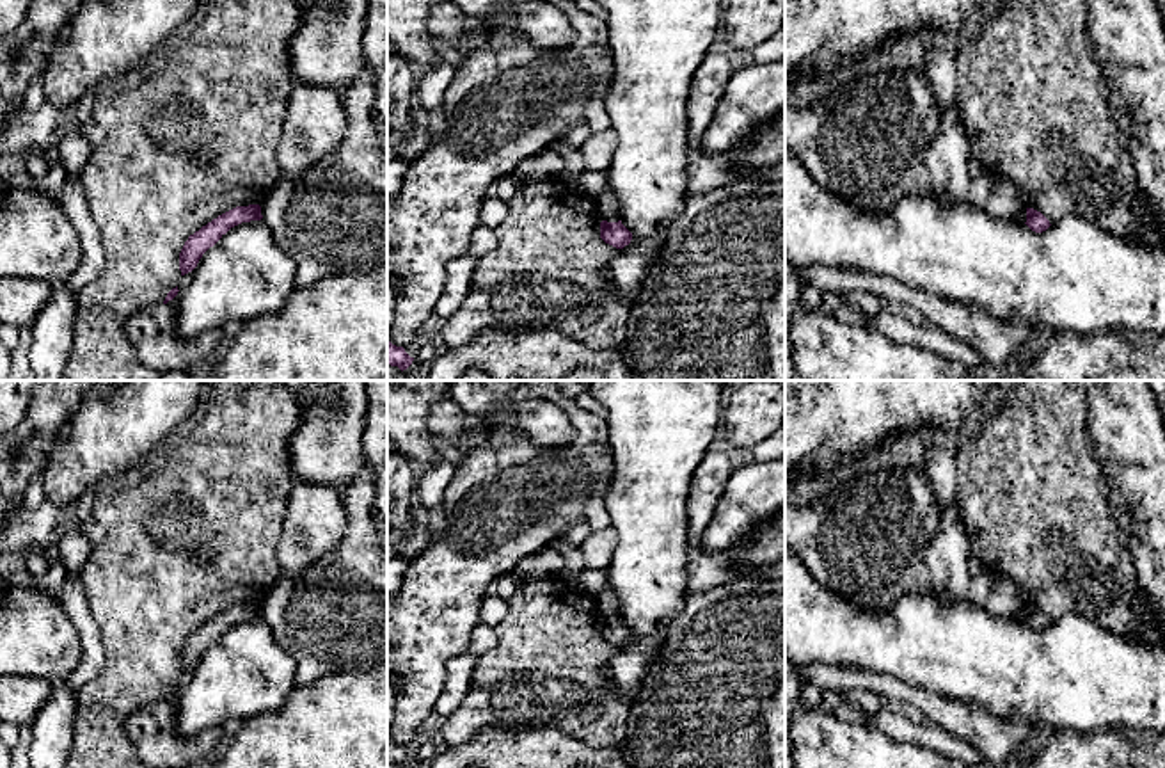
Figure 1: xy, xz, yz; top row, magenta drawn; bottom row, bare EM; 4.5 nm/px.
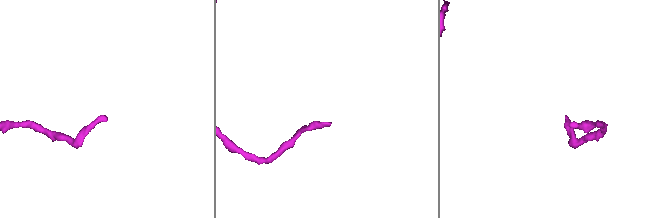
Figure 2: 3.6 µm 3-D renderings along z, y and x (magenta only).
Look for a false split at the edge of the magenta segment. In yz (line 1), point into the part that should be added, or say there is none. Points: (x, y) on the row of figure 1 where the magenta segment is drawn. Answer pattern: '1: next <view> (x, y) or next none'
1: next none

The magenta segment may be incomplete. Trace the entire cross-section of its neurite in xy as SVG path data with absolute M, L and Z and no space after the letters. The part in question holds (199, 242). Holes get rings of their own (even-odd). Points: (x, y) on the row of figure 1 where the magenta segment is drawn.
M249 204L249 206L236 206L206 226L202 226L199 231L188 236L185 242L181 252L179 252L179 270L181 276L192 272L202 254L213 247L231 228L250 222L250 220L261 220L261 206L259 204Z

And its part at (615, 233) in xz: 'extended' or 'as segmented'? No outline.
as segmented

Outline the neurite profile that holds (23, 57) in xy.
M32 0L23 28L0 41L0 132L30 82L43 76L62 28L82 0Z

